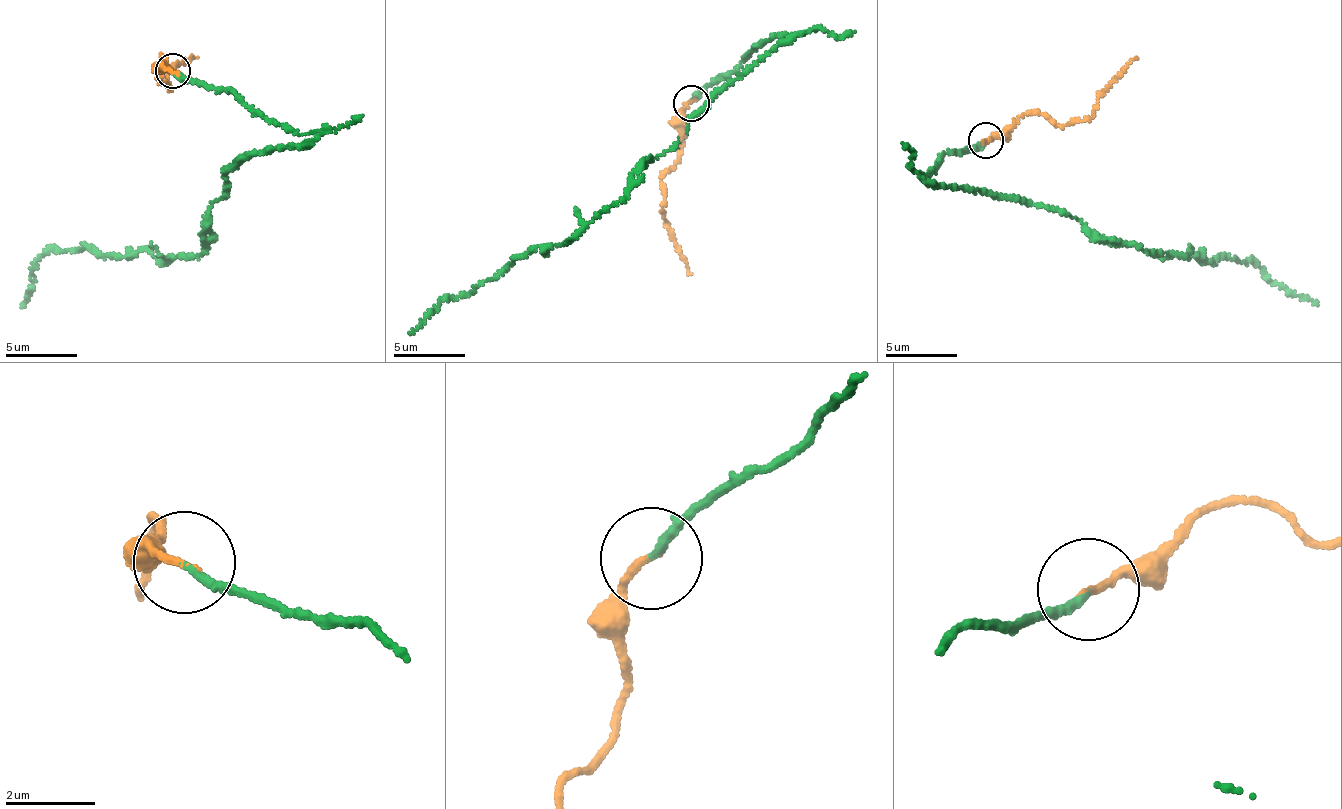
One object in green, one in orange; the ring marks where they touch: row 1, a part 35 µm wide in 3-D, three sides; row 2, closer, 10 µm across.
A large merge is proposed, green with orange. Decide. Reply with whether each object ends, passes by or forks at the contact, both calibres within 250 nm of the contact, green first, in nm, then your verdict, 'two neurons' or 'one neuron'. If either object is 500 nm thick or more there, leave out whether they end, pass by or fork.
green ends | orange ends | 160/150 nm | two neurons

